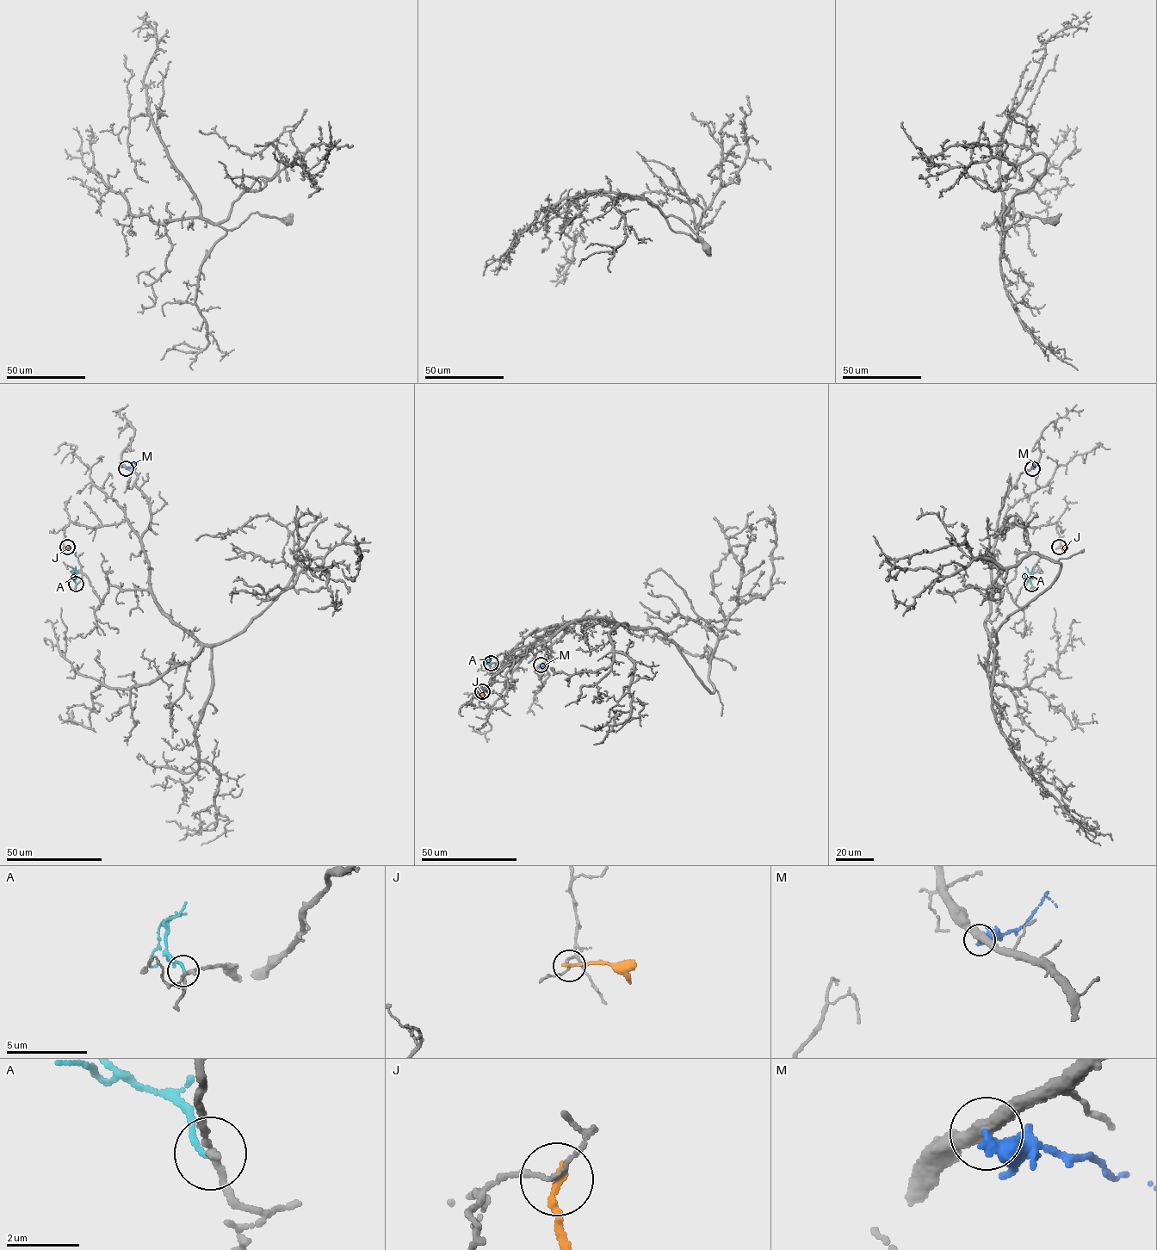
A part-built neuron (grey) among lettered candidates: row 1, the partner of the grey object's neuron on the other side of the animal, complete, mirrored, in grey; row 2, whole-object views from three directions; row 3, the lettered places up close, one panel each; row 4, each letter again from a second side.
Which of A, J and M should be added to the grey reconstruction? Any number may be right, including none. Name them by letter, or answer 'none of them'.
A

